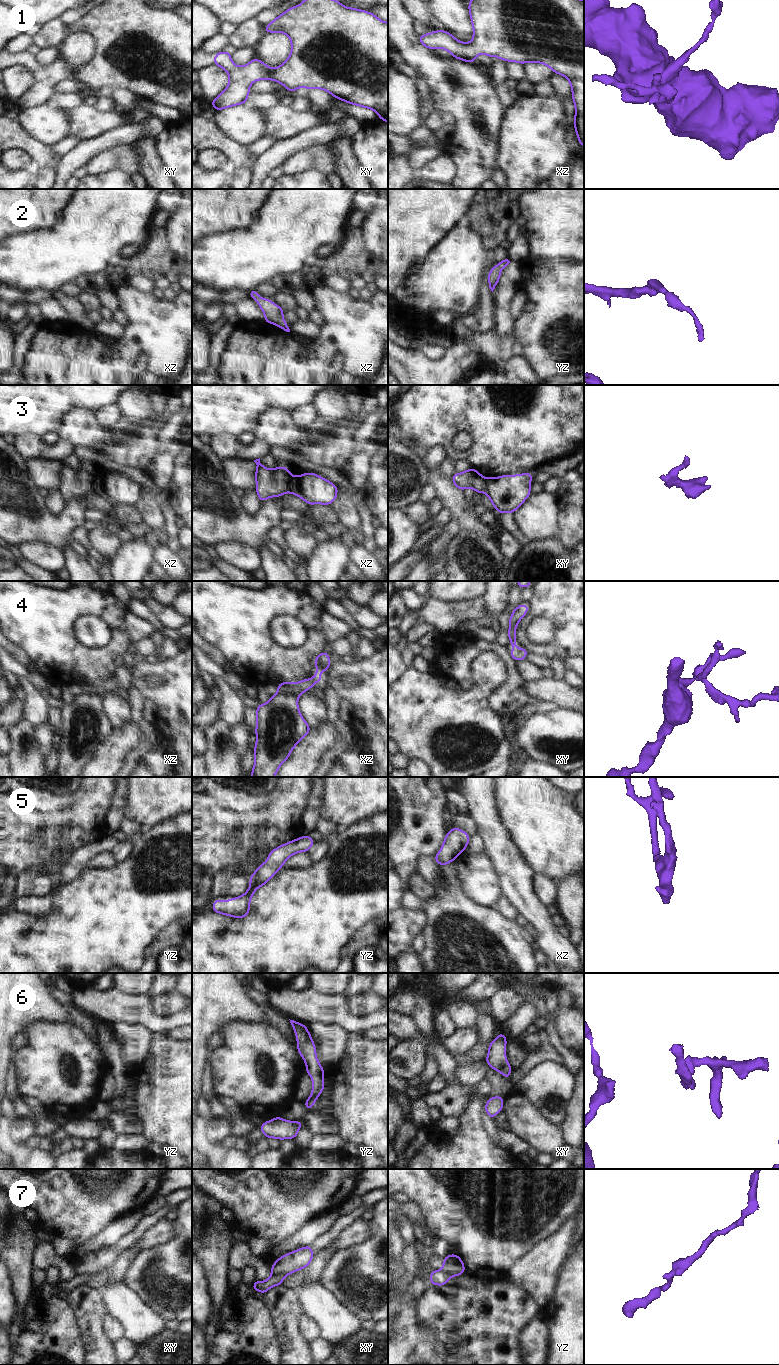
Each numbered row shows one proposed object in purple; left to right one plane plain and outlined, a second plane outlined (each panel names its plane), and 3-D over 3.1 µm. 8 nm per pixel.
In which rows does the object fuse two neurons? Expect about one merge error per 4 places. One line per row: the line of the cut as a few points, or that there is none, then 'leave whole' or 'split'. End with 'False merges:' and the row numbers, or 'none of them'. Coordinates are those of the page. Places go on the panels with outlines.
1: cut none; leave whole
2: cut none; leave whole
3: cut xz (291, 476), (288, 491); split
4: cut xy (514, 645), (512, 647); split
5: cut none; leave whole
6: cut none; leave whole
7: cut xy (286, 1273), (272, 1274); split
False merges: 3, 4, 7

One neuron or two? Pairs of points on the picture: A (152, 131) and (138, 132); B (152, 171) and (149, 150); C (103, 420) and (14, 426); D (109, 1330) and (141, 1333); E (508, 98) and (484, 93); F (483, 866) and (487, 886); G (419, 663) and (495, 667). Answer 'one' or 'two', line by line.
A: one
B: one
C: two
D: two
E: two
F: one
G: two

